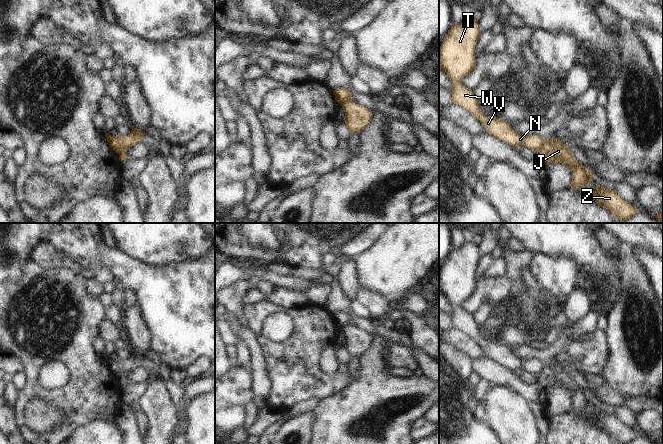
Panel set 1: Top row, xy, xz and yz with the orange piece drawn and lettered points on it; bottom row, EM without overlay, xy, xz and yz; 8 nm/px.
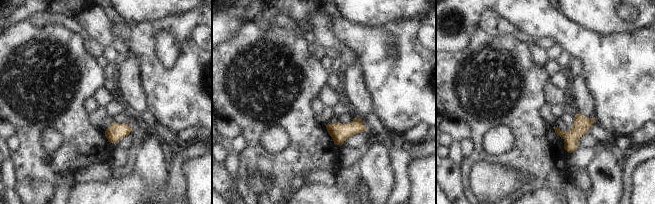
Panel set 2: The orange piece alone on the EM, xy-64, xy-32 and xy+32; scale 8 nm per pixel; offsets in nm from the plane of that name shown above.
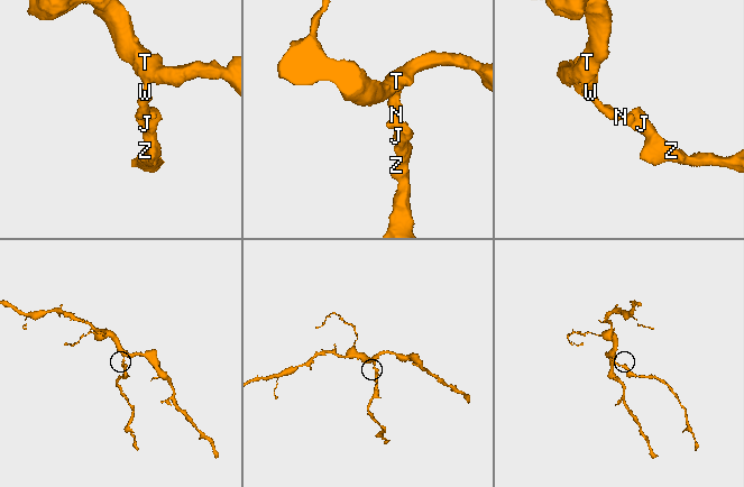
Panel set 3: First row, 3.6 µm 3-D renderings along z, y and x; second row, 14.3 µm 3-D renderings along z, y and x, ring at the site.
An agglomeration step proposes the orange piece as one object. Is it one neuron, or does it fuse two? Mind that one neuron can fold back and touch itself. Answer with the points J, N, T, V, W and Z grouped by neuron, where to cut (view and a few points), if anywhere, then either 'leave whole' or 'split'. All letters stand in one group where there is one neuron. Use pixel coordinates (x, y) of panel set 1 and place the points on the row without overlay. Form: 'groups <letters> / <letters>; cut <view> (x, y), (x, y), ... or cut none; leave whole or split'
groups J Z / N T V W; cut yz (544, 364), (538, 374); split

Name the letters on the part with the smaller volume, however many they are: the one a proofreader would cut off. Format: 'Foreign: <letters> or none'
Foreign: J, Z

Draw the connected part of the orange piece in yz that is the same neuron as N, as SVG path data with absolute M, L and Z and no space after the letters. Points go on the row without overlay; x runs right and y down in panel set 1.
M478 241L465 243L459 249L452 249L439 271L440 293L452 307L452 324L480 345L489 359L511 369L523 369L539 375L544 363L540 359L525 360L517 357L502 342L487 341L480 332L473 315L462 309L462 302L468 300L476 290L474 274L480 260Z

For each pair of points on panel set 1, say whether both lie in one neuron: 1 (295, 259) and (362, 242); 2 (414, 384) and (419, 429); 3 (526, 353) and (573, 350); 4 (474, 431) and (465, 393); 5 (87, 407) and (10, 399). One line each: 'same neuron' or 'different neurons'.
1: different neurons
2: different neurons
3: different neurons
4: same neuron
5: different neurons

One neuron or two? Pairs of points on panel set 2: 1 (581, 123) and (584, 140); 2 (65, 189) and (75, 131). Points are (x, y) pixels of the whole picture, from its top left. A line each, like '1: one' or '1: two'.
1: two
2: two

